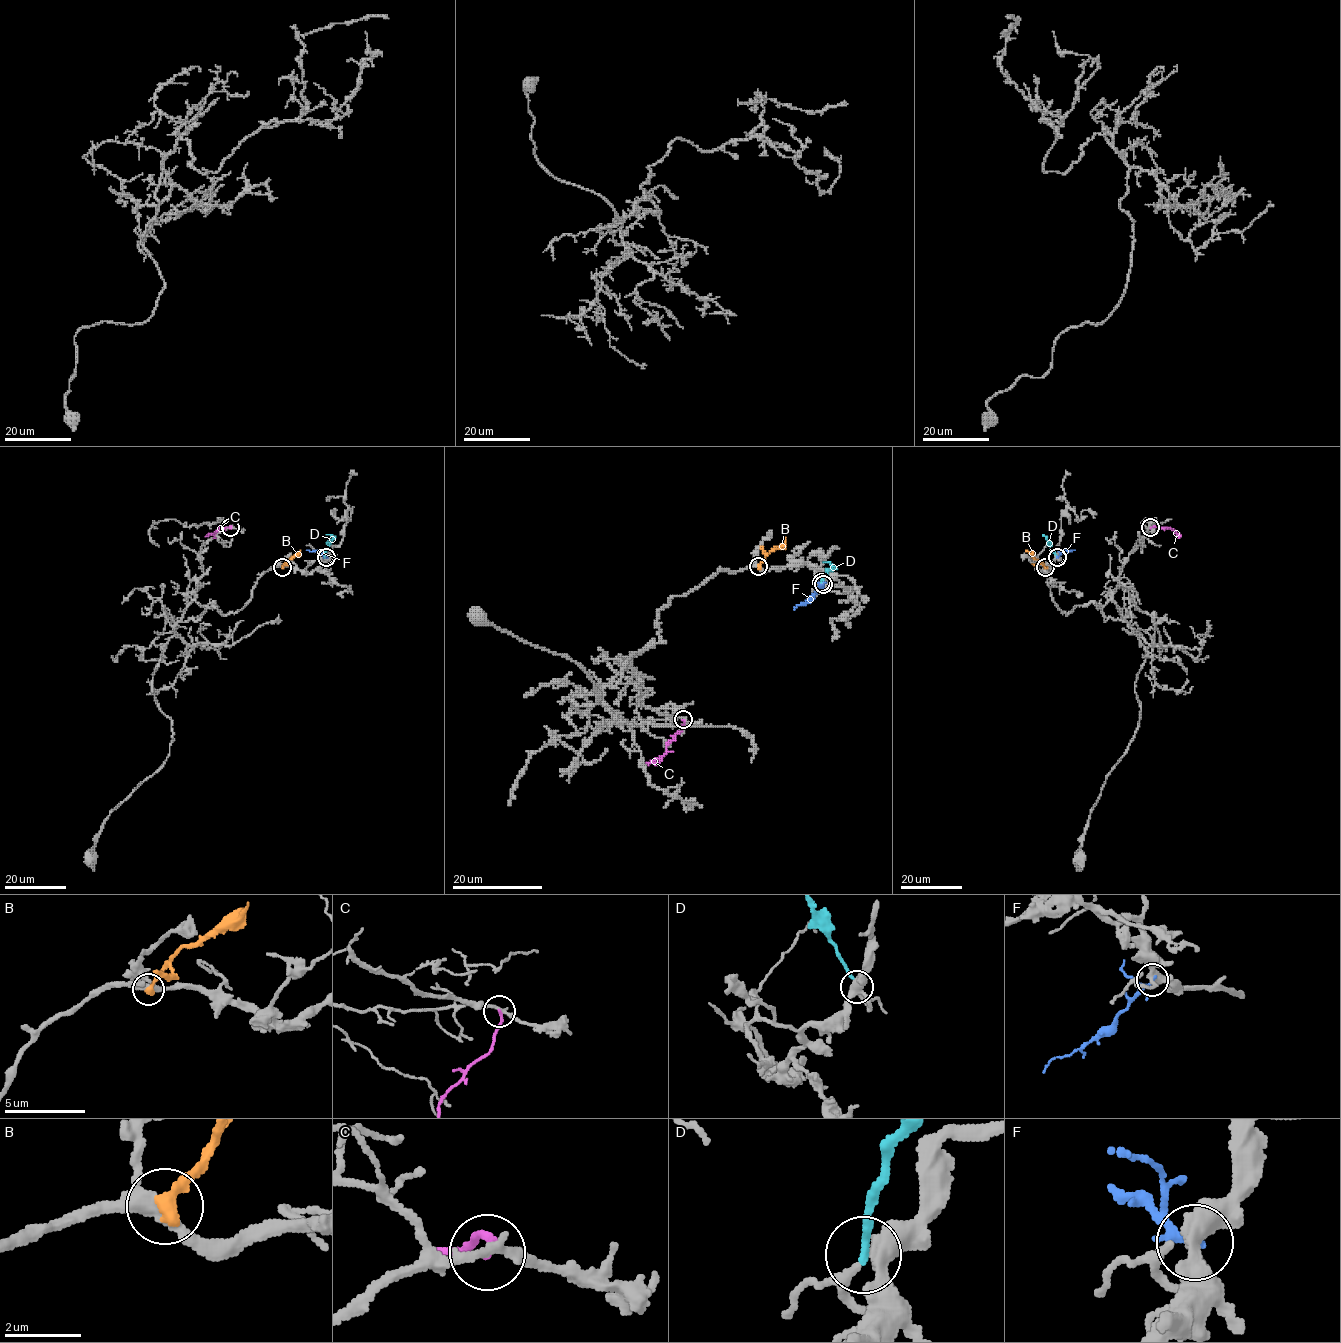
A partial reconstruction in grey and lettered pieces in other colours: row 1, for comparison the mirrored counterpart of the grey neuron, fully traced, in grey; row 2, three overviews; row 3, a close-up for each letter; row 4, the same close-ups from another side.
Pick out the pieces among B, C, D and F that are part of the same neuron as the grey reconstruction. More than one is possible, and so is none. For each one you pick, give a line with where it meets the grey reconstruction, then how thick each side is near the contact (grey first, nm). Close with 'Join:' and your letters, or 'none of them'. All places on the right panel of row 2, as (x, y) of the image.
D: Touches grey at (1056, 556). Thickness 360 nm (grey) against 200 nm
Join: D

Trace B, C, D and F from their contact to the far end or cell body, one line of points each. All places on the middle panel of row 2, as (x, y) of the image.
B: (759, 566), (786, 538)
C: (683, 719), (682, 728), (667, 744), (666, 752), (653, 761), (657, 764), (661, 759)
D: (822, 582), (833, 567), (829, 562), (823, 562)
F: (824, 584), (793, 610)

